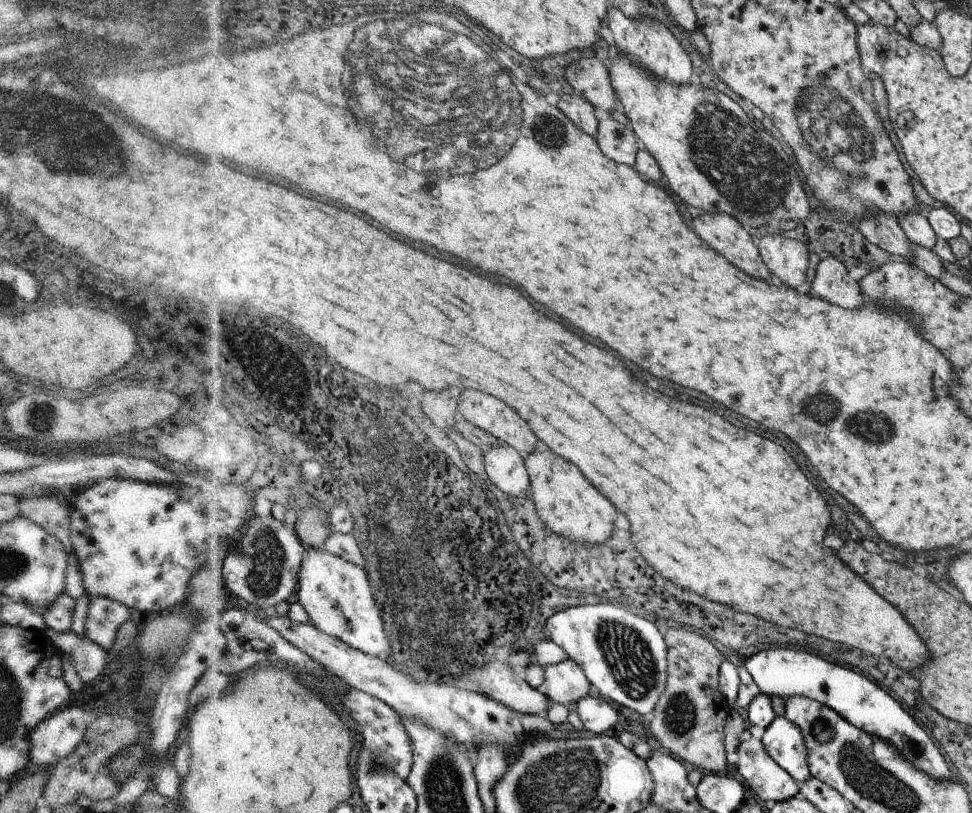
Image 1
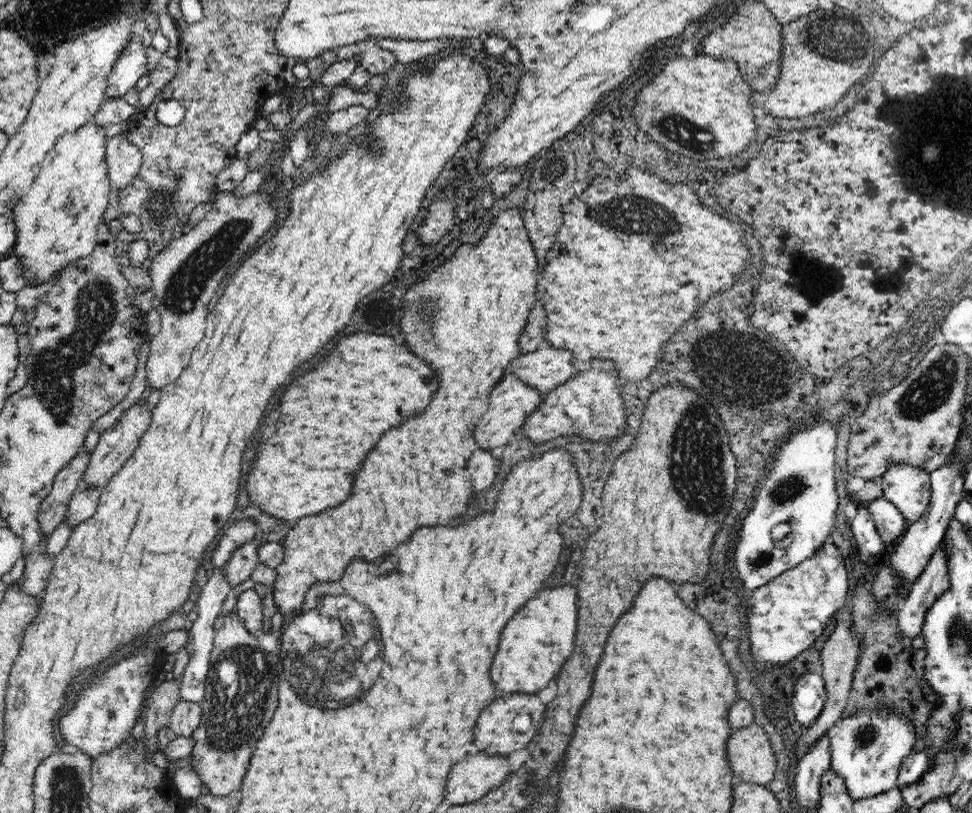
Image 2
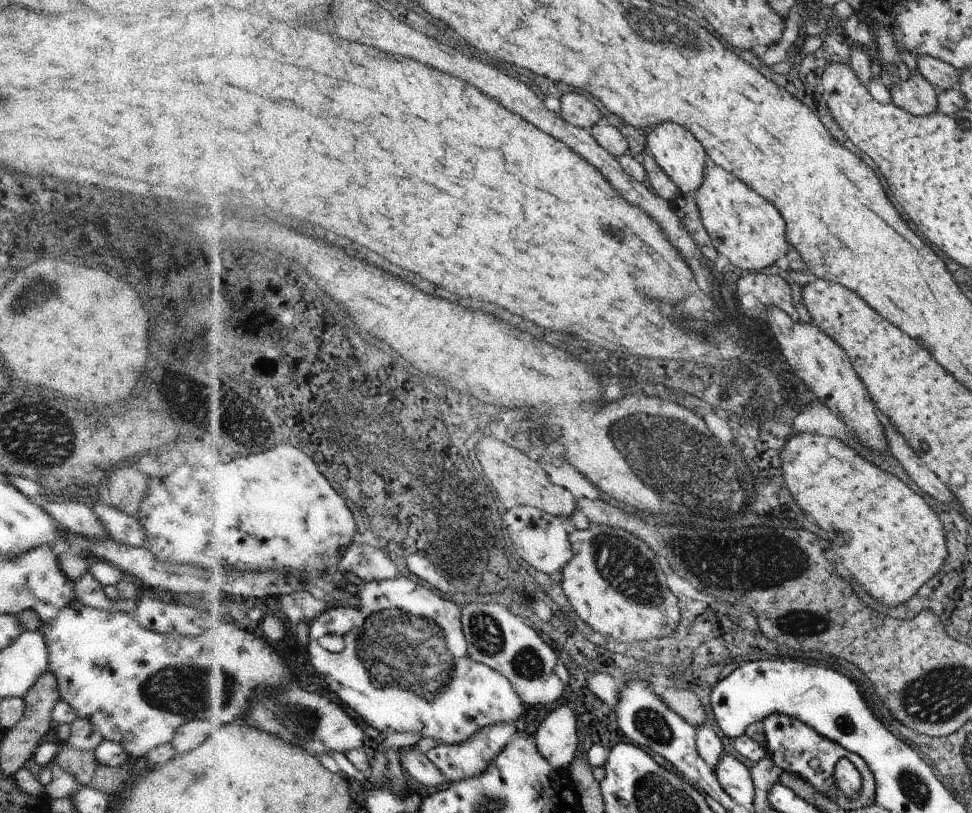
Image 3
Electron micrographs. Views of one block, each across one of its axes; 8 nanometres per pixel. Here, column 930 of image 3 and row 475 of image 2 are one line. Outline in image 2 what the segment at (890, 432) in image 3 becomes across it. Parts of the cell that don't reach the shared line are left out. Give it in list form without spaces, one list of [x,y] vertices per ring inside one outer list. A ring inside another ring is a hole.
[[[478,447],[466,462],[466,469],[470,473],[474,493],[492,486],[496,474],[498,474],[500,463],[496,457],[492,456],[490,451],[490,449],[480,449]]]

